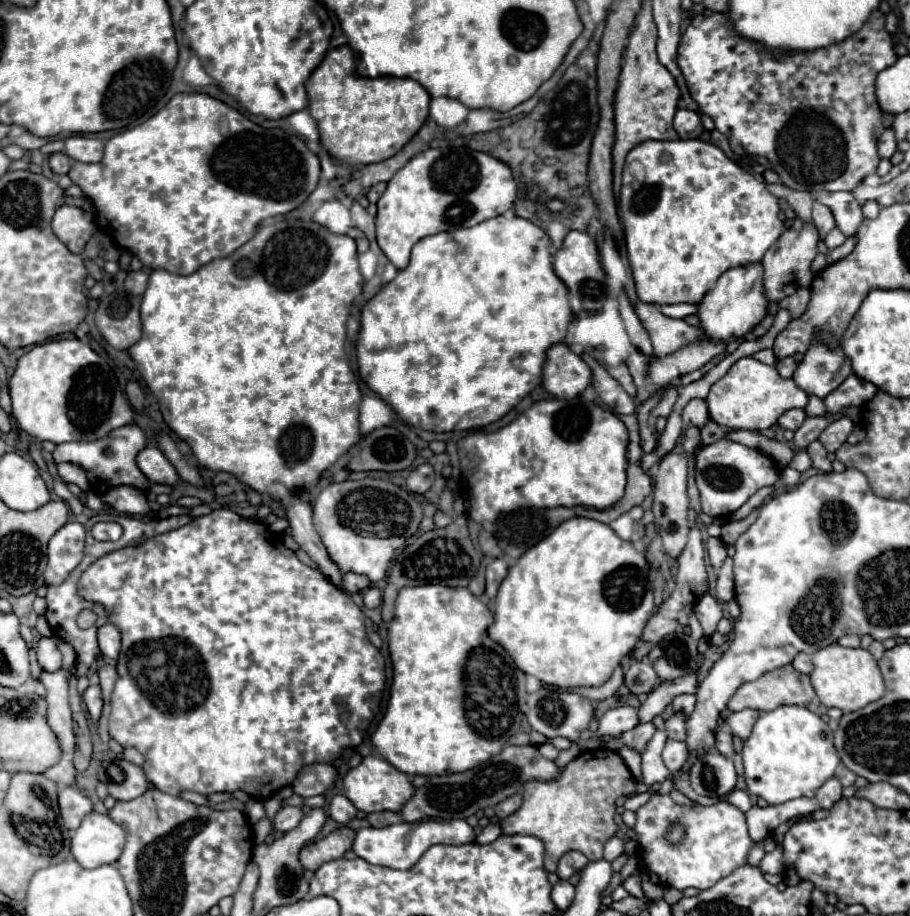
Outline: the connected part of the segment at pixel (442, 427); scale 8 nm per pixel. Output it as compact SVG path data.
M514 211L483 221L469 229L455 229L451 233L437 233L437 235L421 239L411 251L409 267L399 271L391 283L383 285L381 291L361 311L361 331L357 337L357 363L359 363L361 379L367 383L367 387L373 393L377 393L383 401L387 401L405 423L427 429L427 431L435 431L435 433L467 431L467 429L489 425L505 417L515 405L521 403L523 397L527 397L537 385L541 385L545 353L551 345L565 339L569 321L573 319L565 283L553 271L549 245L551 245L551 239L541 227L537 227L535 223L527 219L517 217Z

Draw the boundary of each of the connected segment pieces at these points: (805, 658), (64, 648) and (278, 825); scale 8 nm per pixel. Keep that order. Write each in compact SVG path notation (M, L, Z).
M799 653L795 659L793 659L793 667L799 671L799 673L805 673L809 675L813 671L813 663L811 663L811 657L807 653Z
M57 639L57 647L59 647L61 653L63 653L63 669L69 671L69 669L73 667L73 663L75 663L75 651L73 651L73 647L71 647L69 643L59 641L59 639Z
M285 805L285 807L281 807L279 809L279 813L275 815L275 829L277 831L283 831L283 833L287 833L287 831L291 831L291 829L295 829L299 823L301 823L301 819L303 819L305 815L303 815L303 811L299 809L299 807L291 807L291 805Z

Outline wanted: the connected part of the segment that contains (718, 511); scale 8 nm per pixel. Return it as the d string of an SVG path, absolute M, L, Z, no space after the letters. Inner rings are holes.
M721 439L705 445L695 455L695 481L701 493L701 509L709 517L729 517L761 487L769 487L779 479L779 467L757 449Z

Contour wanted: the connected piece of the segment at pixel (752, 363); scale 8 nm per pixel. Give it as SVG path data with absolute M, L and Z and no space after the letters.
M753 357L739 359L723 379L719 379L707 397L709 415L715 423L727 429L765 431L777 423L777 419L793 409L807 405L807 393L795 385L793 379L783 379L775 367L769 367Z

